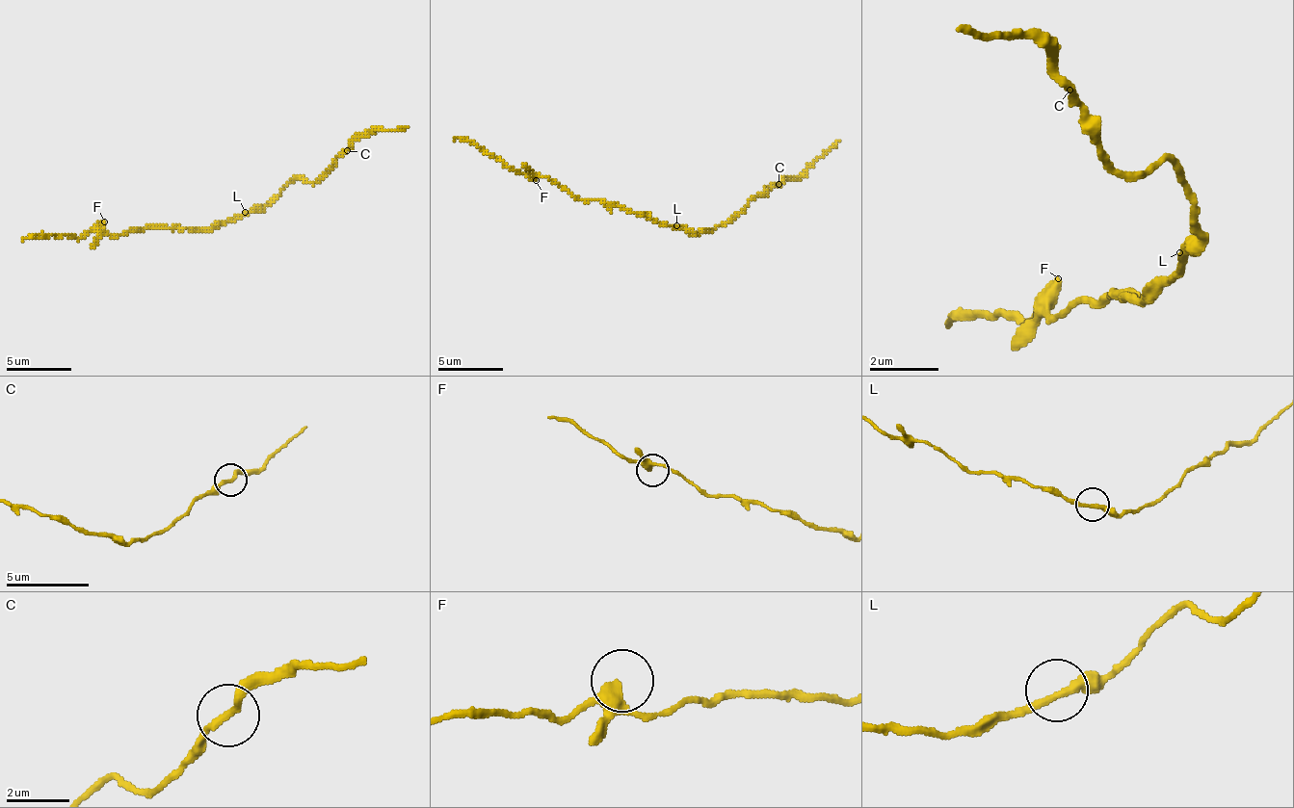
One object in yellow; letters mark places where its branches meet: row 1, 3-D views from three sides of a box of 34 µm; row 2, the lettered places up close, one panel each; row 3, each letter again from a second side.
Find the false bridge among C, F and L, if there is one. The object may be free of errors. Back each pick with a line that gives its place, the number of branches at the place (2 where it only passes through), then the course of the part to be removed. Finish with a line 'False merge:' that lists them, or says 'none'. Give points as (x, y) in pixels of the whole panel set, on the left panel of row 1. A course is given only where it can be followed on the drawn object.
C: Place: (347, 150). Branches: 2. Course of the part to remove: (346, 150), (372, 134), (408, 127)
False merge: C

